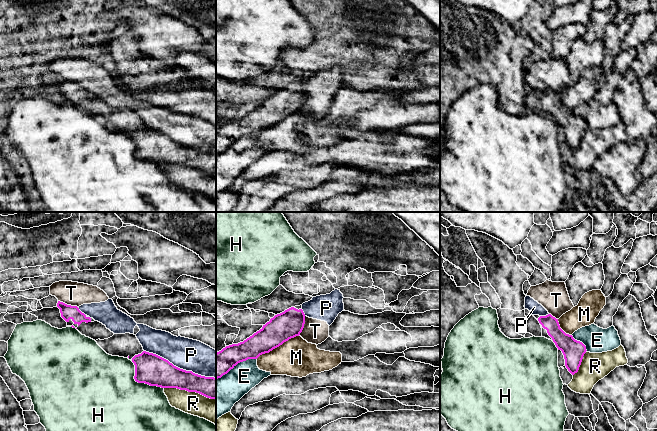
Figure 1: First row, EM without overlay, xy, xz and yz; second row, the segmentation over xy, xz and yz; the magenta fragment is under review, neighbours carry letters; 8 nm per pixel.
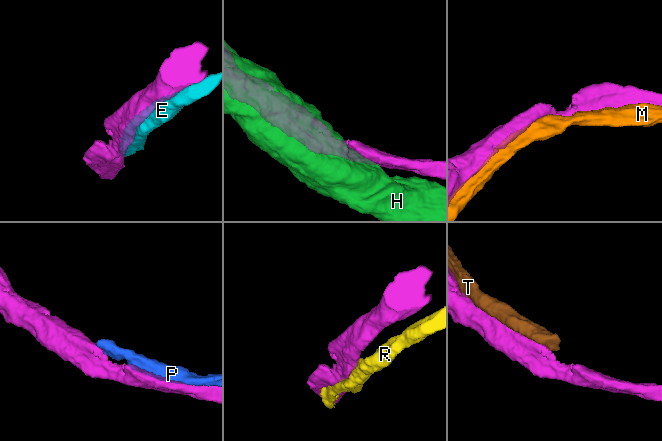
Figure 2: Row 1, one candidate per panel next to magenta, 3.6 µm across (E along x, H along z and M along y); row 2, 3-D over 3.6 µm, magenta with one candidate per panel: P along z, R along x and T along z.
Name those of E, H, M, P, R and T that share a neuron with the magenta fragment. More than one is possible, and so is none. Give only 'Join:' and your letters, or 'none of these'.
Join: none of these

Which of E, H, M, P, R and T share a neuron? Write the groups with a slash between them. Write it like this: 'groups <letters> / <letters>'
groups E / H / M / P T / R

